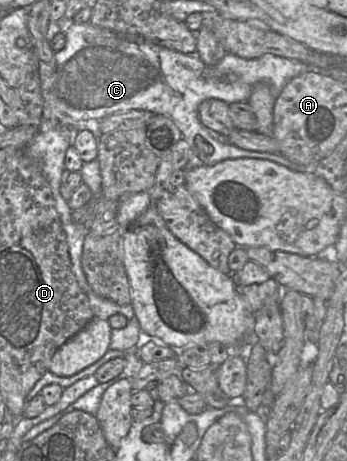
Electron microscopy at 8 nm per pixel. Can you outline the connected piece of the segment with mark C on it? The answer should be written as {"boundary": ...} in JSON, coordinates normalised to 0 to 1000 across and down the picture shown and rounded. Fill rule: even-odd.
{"boundary":[[[259,48],[207,50],[199,59],[187,59],[184,74],[187,102],[156,117],[161,154],[147,197],[127,200],[124,256],[112,271],[112,286],[66,321],[66,330],[95,351],[110,351],[150,412],[161,456],[193,512],[207,588],[231,625],[254,642],[271,690],[311,694],[331,681],[352,681],[372,698],[352,714],[323,714],[317,759],[280,785],[222,811],[170,818],[135,805],[81,852],[75,876],[115,855],[135,835],[167,833],[187,844],[245,818],[271,813],[277,803],[308,783],[389,764],[398,759],[389,753],[406,722],[383,664],[378,659],[346,664],[274,638],[236,584],[239,527],[259,503],[256,490],[222,486],[207,477],[207,456],[173,421],[173,399],[187,371],[187,334],[207,317],[213,297],[205,265],[256,258],[288,262],[314,249],[372,239],[418,239],[441,249],[473,249],[507,269],[524,297],[545,312],[545,345],[530,371],[683,343],[775,347],[853,373],[888,373],[893,367],[888,360],[836,349],[804,332],[706,325],[669,315],[651,308],[651,295],[631,293],[588,273],[571,254],[571,230],[588,217],[628,215],[654,226],[712,221],[729,187],[746,178],[769,182],[798,210],[839,171],[896,152],[885,139],[784,117],[764,117],[738,128],[703,128],[651,113],[622,141],[597,143],[568,117],[524,117],[424,91],[401,78],[346,74],[265,54]],[[568,308],[597,308],[614,317],[614,332],[605,336],[579,332],[565,319]]]}

